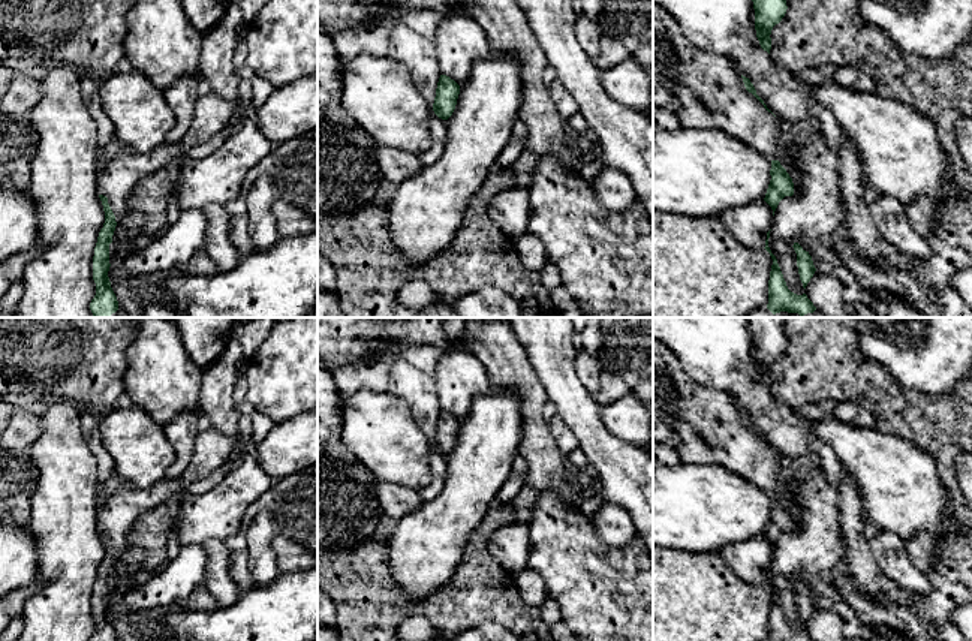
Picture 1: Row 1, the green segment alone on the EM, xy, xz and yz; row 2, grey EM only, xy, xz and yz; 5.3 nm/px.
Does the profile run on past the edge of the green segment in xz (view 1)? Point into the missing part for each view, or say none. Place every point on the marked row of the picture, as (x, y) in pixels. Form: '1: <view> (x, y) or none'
1: none

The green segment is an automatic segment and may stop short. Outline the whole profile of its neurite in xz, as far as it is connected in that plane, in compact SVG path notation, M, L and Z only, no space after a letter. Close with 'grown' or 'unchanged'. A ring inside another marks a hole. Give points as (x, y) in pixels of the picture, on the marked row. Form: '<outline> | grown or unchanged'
M440 75L433 103L434 114L442 120L448 120L455 109L458 94L460 85L449 76Z | unchanged

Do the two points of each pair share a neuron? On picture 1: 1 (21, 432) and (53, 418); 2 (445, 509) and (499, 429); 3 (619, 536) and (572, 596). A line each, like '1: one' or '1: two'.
1: two
2: one
3: two

